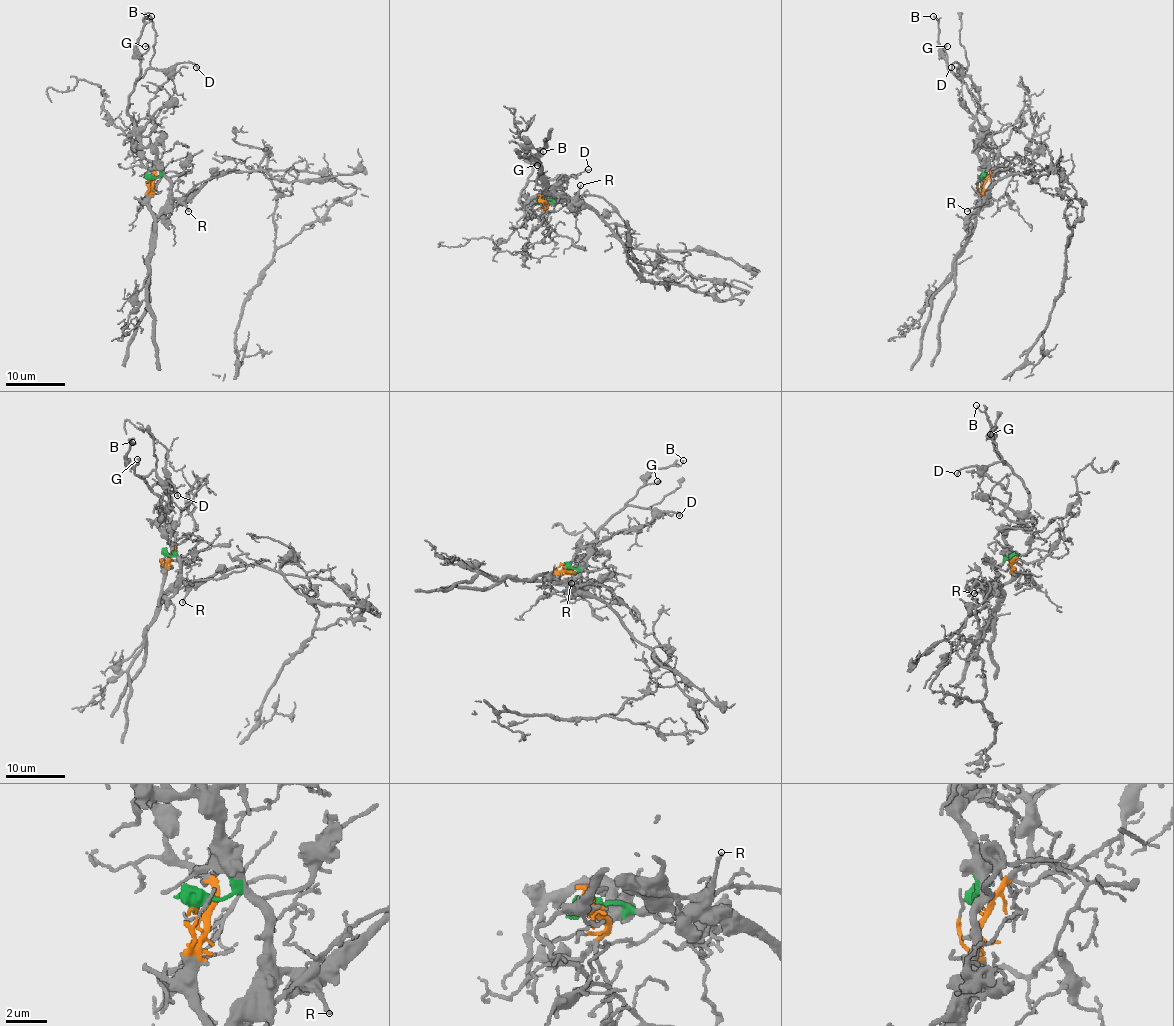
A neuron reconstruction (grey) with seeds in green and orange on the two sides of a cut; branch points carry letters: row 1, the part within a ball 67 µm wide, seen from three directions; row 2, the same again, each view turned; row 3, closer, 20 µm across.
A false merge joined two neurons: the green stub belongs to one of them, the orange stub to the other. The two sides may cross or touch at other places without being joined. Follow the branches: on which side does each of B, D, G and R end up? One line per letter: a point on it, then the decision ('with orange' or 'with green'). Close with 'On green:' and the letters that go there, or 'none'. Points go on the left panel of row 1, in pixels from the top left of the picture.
B: at (151, 16); with green
D: at (196, 67); with green
G: at (145, 46); with green
R: at (188, 211); with green
On green: B, D, G, R

